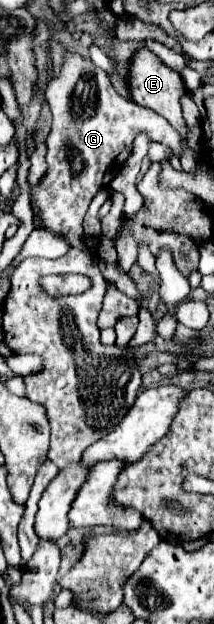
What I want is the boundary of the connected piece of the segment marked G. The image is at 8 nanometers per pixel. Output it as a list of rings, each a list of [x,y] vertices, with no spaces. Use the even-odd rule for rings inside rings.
[[[65,53],[61,73],[47,85],[45,97],[53,115],[51,133],[47,137],[49,171],[41,181],[41,187],[33,189],[41,221],[45,229],[65,235],[71,247],[88,250],[98,247],[101,261],[115,263],[117,251],[111,239],[103,235],[89,237],[83,233],[81,223],[91,199],[121,171],[123,163],[131,155],[137,133],[147,131],[151,141],[169,145],[175,155],[181,155],[183,151],[183,137],[155,111],[147,111],[147,107],[121,97],[111,85],[109,75],[95,67],[93,61],[83,59],[77,53]]]

